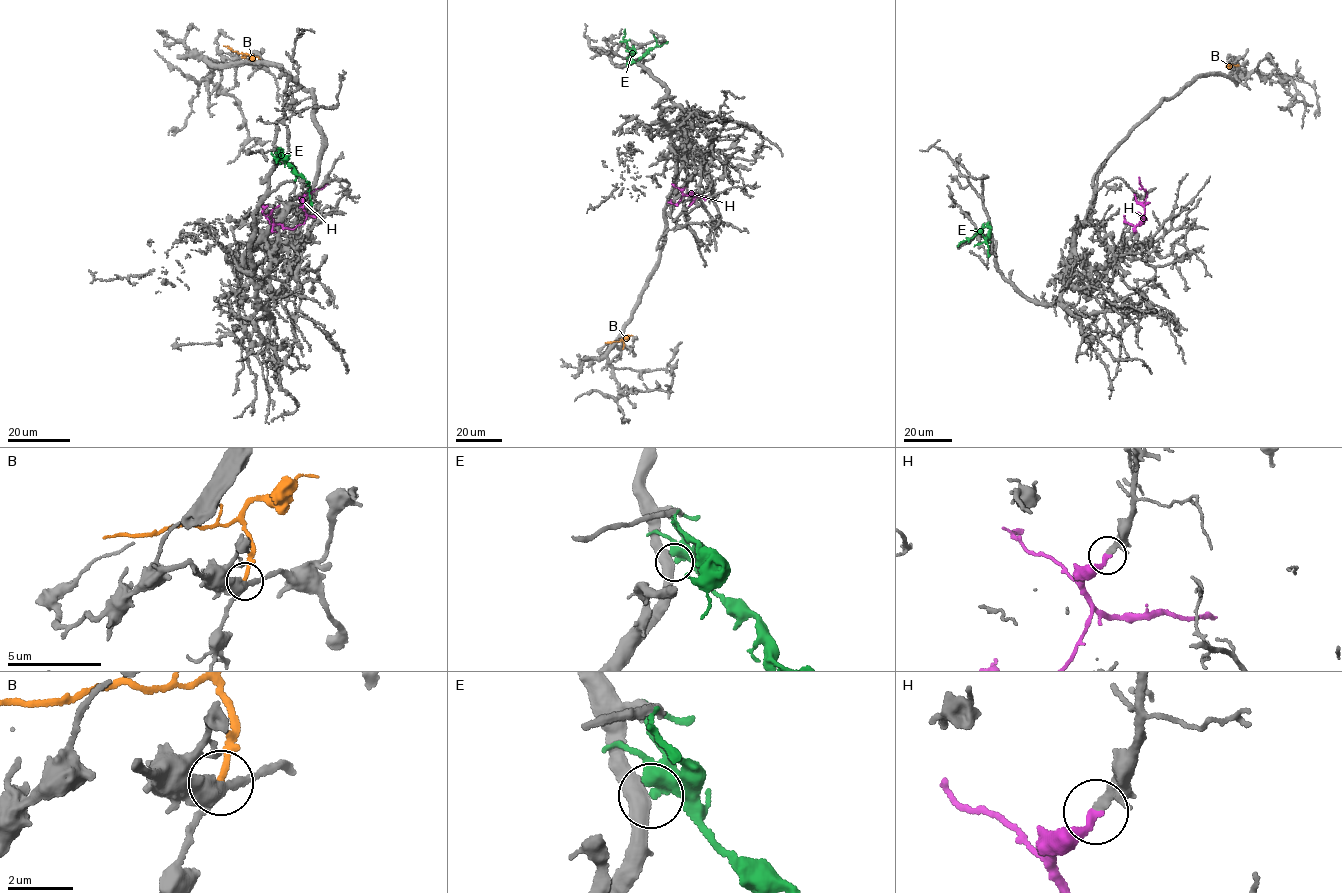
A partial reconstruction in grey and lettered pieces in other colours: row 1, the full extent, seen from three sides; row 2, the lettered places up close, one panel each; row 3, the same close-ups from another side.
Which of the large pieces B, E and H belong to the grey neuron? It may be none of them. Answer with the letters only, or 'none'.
H

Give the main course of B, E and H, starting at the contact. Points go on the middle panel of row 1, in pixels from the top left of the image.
B: (623, 348), (622, 341), (605, 342)
E: (631, 63), (667, 41)
H: (684, 187), (683, 194), (700, 196), (689, 205), (699, 196)

